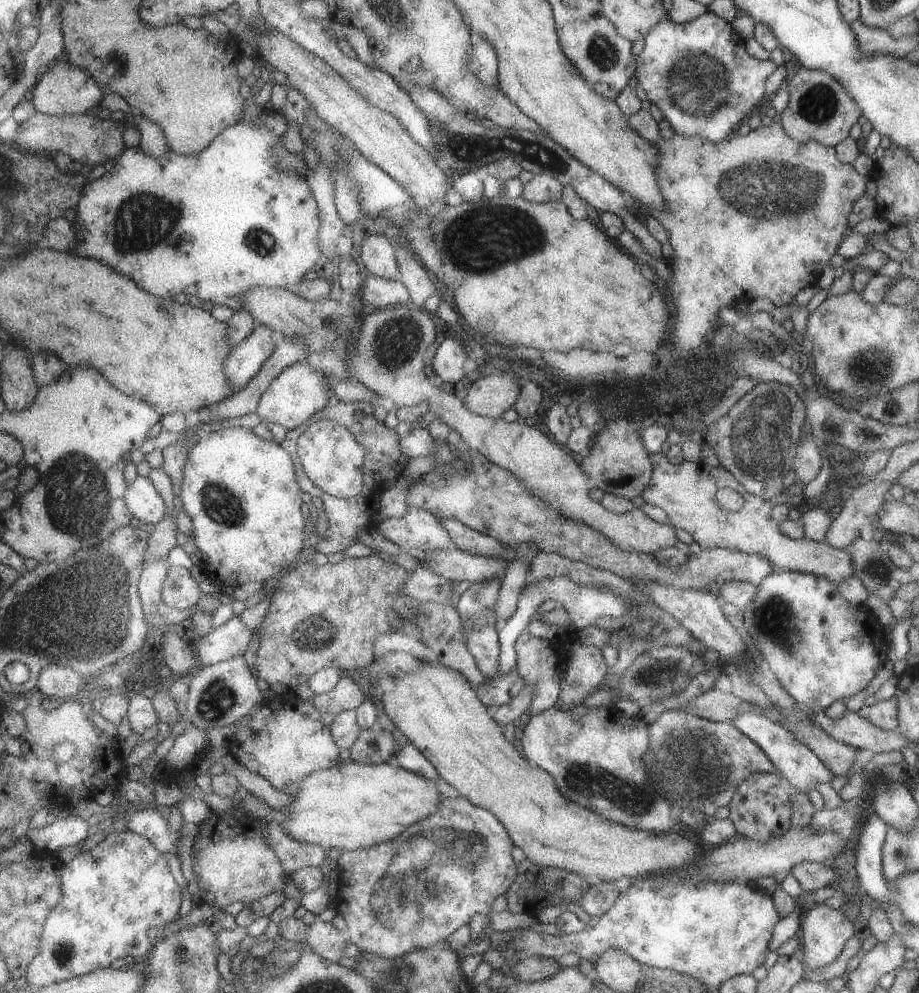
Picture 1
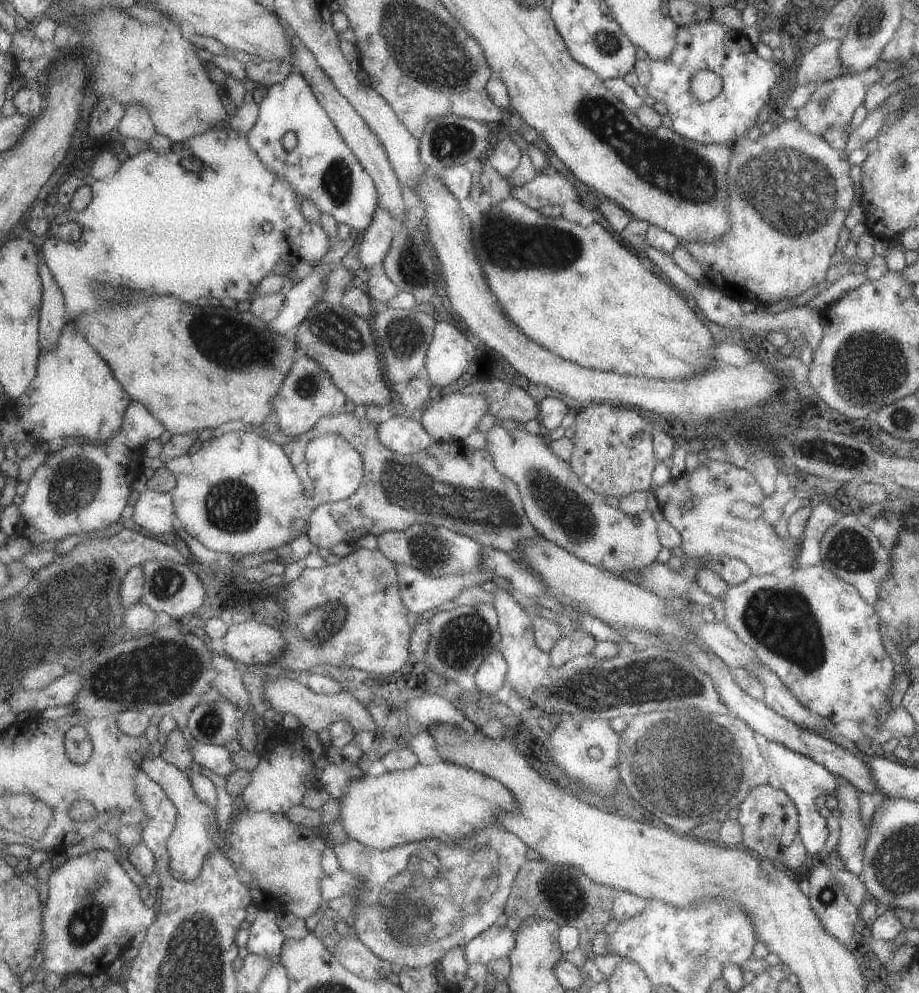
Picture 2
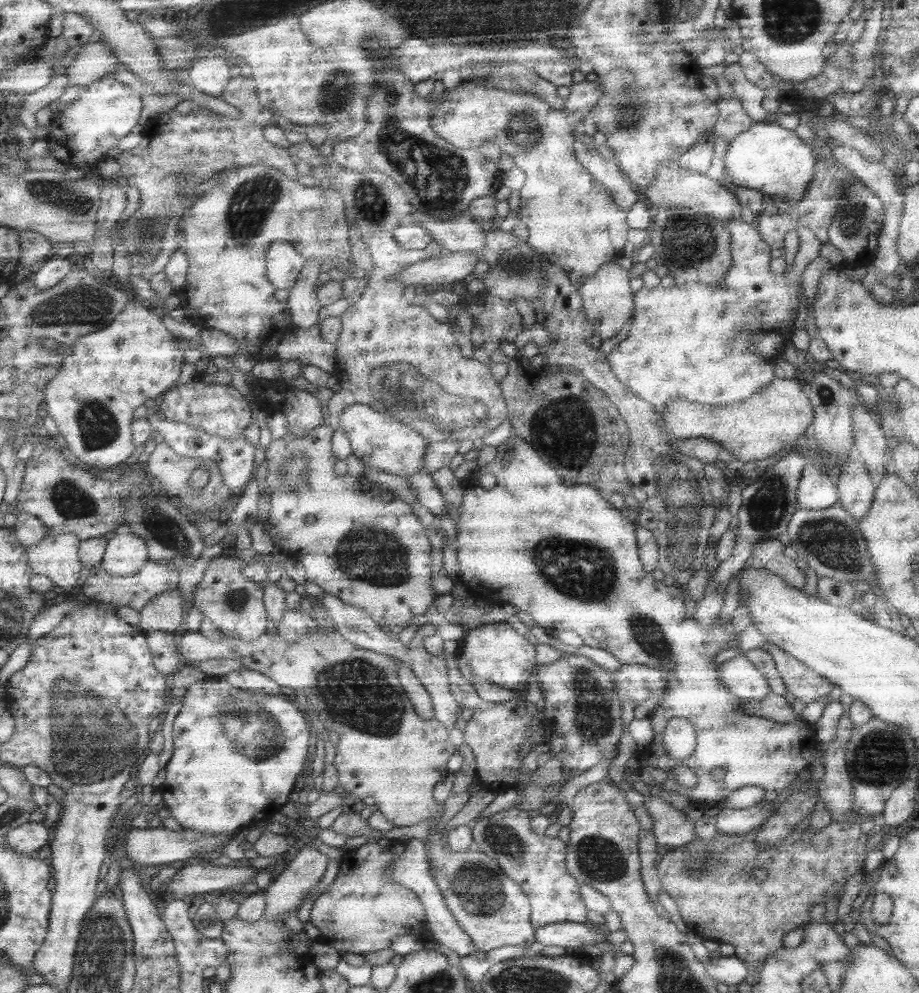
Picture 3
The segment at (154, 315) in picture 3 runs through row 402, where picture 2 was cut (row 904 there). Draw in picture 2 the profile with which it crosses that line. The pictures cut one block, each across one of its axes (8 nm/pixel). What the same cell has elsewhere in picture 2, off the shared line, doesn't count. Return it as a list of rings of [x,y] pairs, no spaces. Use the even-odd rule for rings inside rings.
[[[91,849],[90,851],[78,855],[76,857],[70,858],[65,863],[63,863],[55,872],[53,872],[48,880],[48,897],[46,898],[46,911],[44,913],[44,919],[42,920],[42,928],[44,934],[44,945],[43,945],[43,963],[40,969],[40,976],[48,974],[63,974],[64,976],[70,976],[71,974],[82,974],[88,977],[95,976],[97,974],[105,973],[107,968],[117,960],[117,958],[122,958],[123,953],[126,948],[130,946],[131,940],[141,932],[141,930],[147,930],[158,917],[158,912],[155,912],[151,907],[151,900],[144,901],[141,900],[141,887],[137,886],[129,872],[121,866],[121,862],[117,860],[117,855],[115,852],[110,852],[106,849]]]

